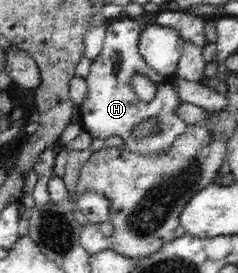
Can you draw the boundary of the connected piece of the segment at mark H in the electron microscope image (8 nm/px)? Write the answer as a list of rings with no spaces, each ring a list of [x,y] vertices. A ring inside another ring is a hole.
[[[134,17],[116,20],[107,26],[106,39],[100,56],[92,62],[90,74],[86,76],[86,99],[80,114],[82,130],[92,138],[105,140],[111,136],[120,136],[125,148],[130,152],[162,153],[166,152],[177,136],[186,132],[187,124],[176,114],[176,107],[183,103],[176,97],[175,87],[169,78],[150,69],[142,59],[138,49],[139,37],[144,26]],[[135,74],[150,78],[154,85],[160,87],[151,102],[143,102],[132,90],[130,81]],[[154,118],[154,130],[142,138],[131,138],[132,129],[143,120]],[[158,131],[158,134],[155,132]]]

